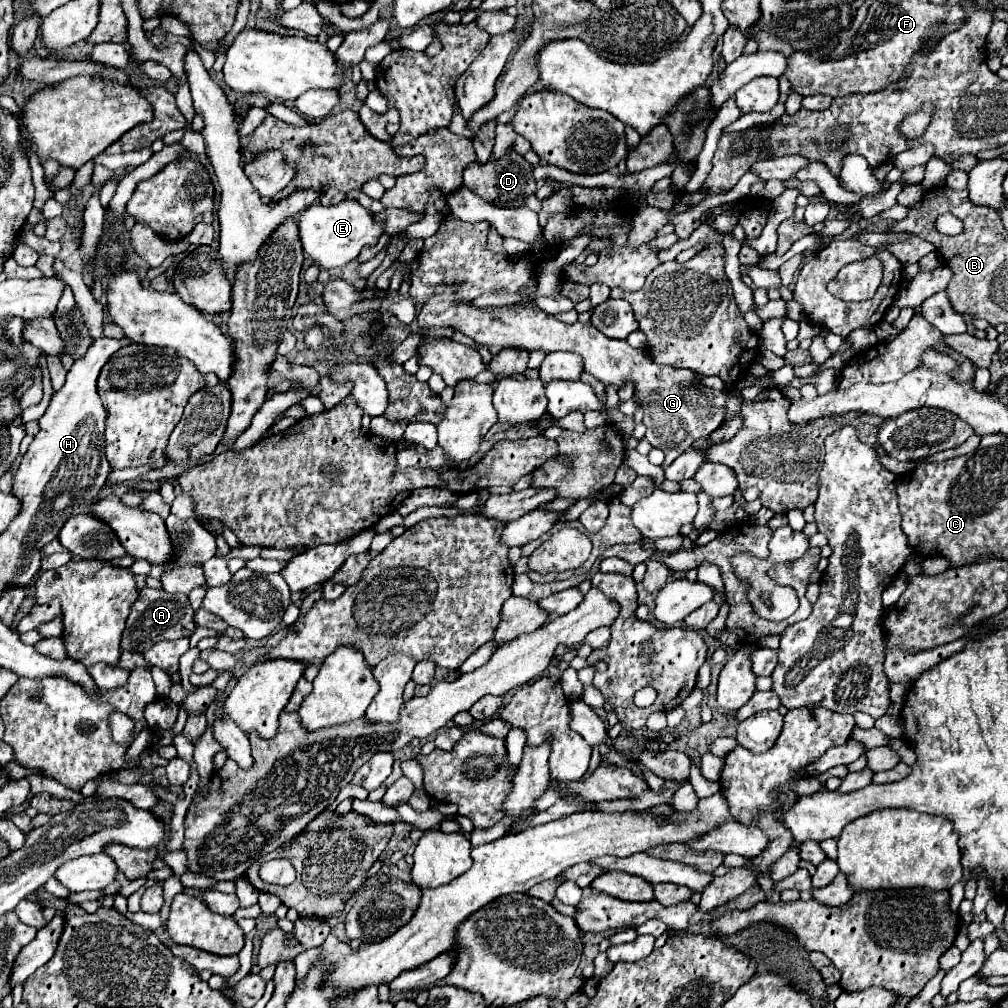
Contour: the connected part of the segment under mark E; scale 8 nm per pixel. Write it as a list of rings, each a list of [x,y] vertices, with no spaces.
[[[344,200],[338,206],[312,204],[300,214],[300,240],[304,254],[308,254],[320,268],[330,270],[356,260],[366,246],[376,246],[384,234],[384,226],[374,220],[374,212],[362,208],[356,200]]]

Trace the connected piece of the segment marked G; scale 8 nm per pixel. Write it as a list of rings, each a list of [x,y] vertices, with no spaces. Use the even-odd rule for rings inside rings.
[[[438,286],[434,296],[422,304],[418,324],[424,330],[452,328],[484,346],[520,346],[530,352],[568,350],[580,354],[584,358],[584,370],[604,384],[622,386],[622,382],[626,380],[636,382],[636,392],[644,404],[644,424],[648,428],[646,440],[666,454],[662,468],[666,468],[674,458],[686,452],[688,446],[696,442],[696,438],[712,434],[726,418],[726,394],[722,390],[698,384],[692,370],[654,366],[654,362],[648,358],[648,354],[644,354],[644,350],[632,348],[626,340],[608,338],[592,324],[564,324],[538,308],[498,308],[494,312],[486,312],[474,308],[468,300],[458,298],[454,294],[454,288],[446,286]]]

